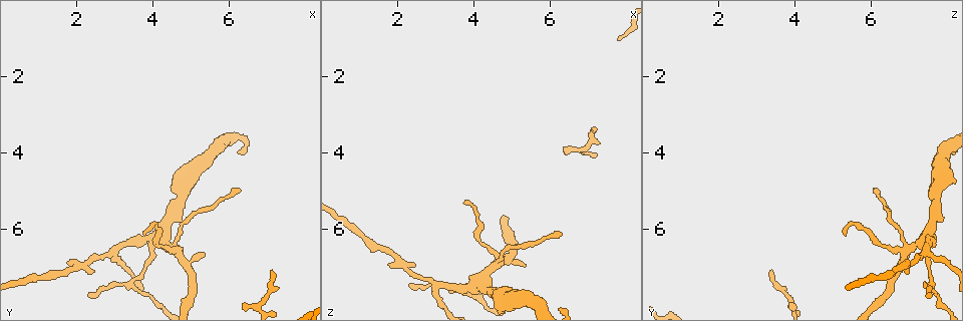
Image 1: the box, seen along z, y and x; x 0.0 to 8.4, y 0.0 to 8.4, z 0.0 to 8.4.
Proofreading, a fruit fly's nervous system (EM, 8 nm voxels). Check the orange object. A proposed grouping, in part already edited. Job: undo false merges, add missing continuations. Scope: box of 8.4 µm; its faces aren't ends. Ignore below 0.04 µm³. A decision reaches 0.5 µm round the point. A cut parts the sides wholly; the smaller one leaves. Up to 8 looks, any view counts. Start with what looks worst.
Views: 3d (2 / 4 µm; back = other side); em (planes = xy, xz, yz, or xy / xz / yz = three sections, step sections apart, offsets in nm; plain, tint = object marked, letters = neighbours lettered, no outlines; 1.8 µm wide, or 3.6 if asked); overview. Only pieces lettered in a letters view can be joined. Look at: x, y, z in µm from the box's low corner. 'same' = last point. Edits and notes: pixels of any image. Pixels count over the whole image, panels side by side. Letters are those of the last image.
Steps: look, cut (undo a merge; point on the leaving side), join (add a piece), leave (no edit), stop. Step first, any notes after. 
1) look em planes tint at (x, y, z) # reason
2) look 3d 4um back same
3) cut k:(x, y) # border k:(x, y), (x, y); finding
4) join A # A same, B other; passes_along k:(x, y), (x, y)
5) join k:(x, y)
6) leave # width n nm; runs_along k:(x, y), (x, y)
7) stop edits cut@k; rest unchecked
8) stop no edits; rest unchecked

look 3d 4um at (6.30, 5.00, 6.10) # free end

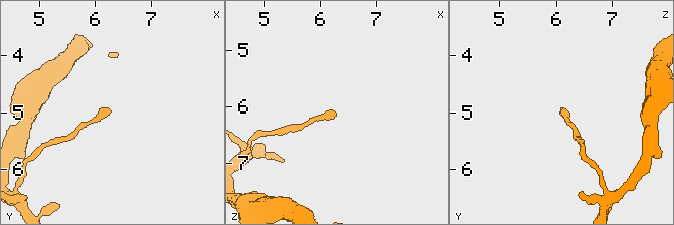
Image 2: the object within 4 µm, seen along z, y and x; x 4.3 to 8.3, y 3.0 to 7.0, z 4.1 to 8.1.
look em xy step 8 letters at (6.25, 5.00, 6.10) # need the tissue

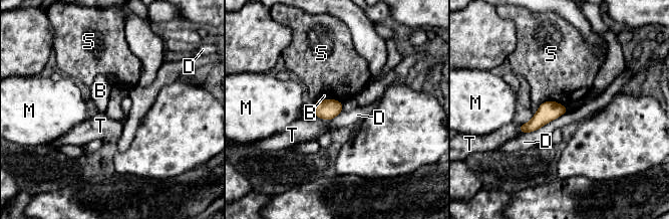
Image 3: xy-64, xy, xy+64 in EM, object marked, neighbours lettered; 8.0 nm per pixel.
leave # width 160 nm; longest_contact D 420 nm; B other, D other, M other, S other, T other; no lettered piece goes on from it

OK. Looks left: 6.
look em planes tint at (3.75, 6.15, 5.30) # free end

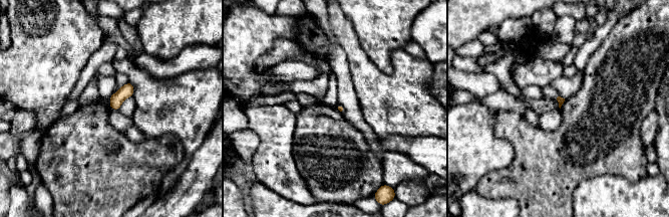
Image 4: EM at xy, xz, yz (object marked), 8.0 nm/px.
look em planes letters same # see the neighbours

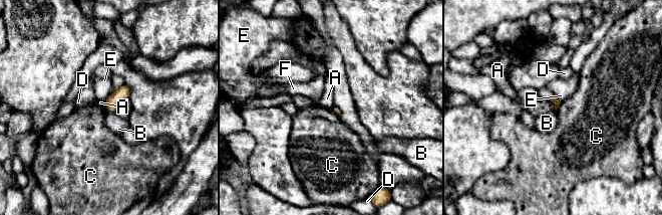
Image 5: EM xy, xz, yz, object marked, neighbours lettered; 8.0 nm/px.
leave # longest_contact F 130 nm; A other, B other, C other, D other, E other, F other; none of them fits

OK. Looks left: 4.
look em yz step 8 tint at (4.15, 6.05, 7.45) # sharp bend

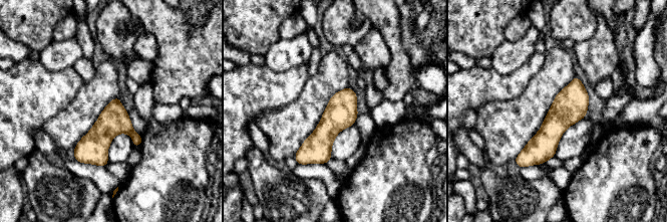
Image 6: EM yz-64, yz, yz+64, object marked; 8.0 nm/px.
look em xy step 8 letters same

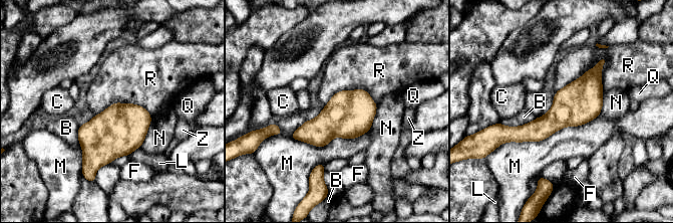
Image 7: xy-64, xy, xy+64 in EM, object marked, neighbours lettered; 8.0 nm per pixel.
leave # B other, C other, F other, L other, M other, N other, Q other, R other, Z other; runs_along 7:(599, 65), (546, 126), (507, 133); continuous, no second cell

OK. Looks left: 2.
stop no edits; rest unchecked

